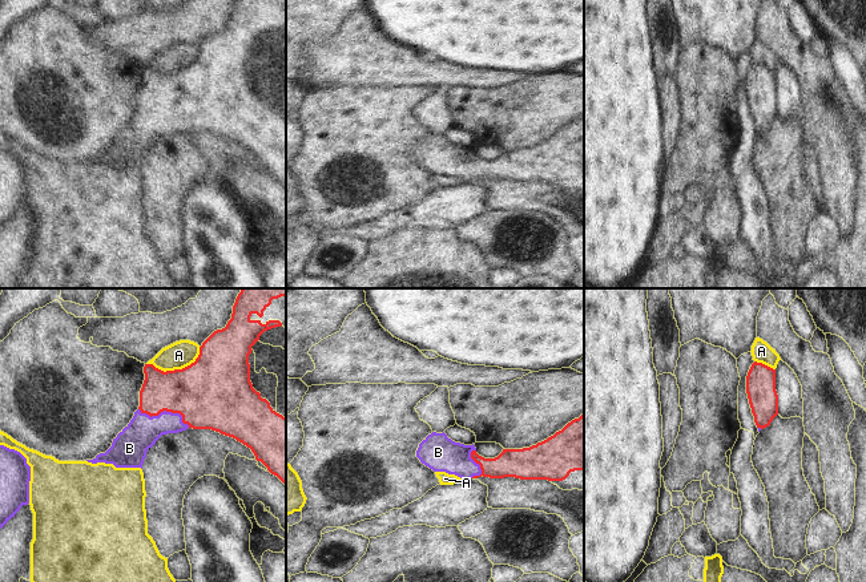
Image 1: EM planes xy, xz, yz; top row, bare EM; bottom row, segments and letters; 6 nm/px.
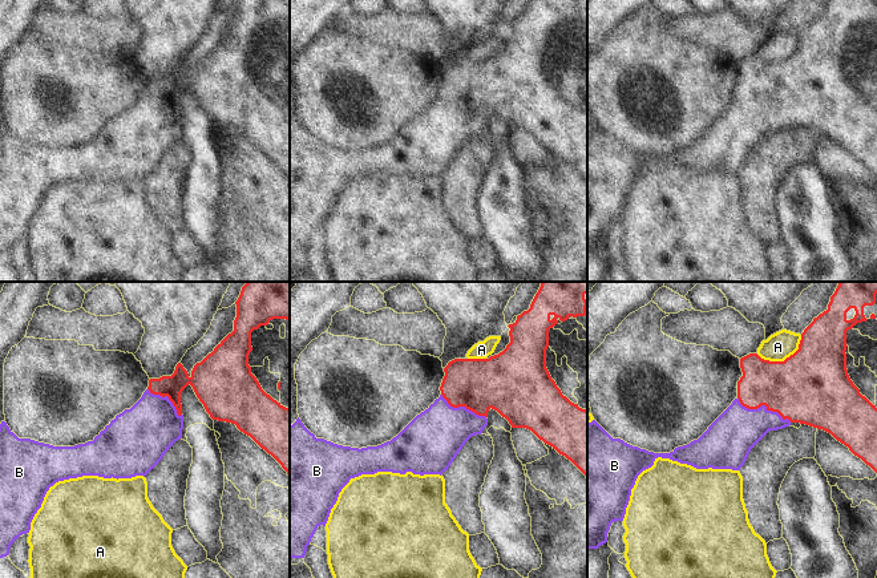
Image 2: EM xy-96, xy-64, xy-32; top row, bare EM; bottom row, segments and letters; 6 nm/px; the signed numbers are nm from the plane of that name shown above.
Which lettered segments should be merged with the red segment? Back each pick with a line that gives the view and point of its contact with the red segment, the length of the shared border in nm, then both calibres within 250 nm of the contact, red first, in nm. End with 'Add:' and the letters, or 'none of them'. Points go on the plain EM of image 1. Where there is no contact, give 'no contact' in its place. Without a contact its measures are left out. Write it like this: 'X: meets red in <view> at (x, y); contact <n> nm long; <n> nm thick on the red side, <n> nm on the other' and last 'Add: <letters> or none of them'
B: meets red in xy at (166, 113); contact 340 nm long; 380 nm thick on the red side, 200 nm on the other
Add: B

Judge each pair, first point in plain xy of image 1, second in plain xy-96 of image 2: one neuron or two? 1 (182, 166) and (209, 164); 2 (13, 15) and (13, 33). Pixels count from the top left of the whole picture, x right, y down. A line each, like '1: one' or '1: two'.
1: two
2: one

